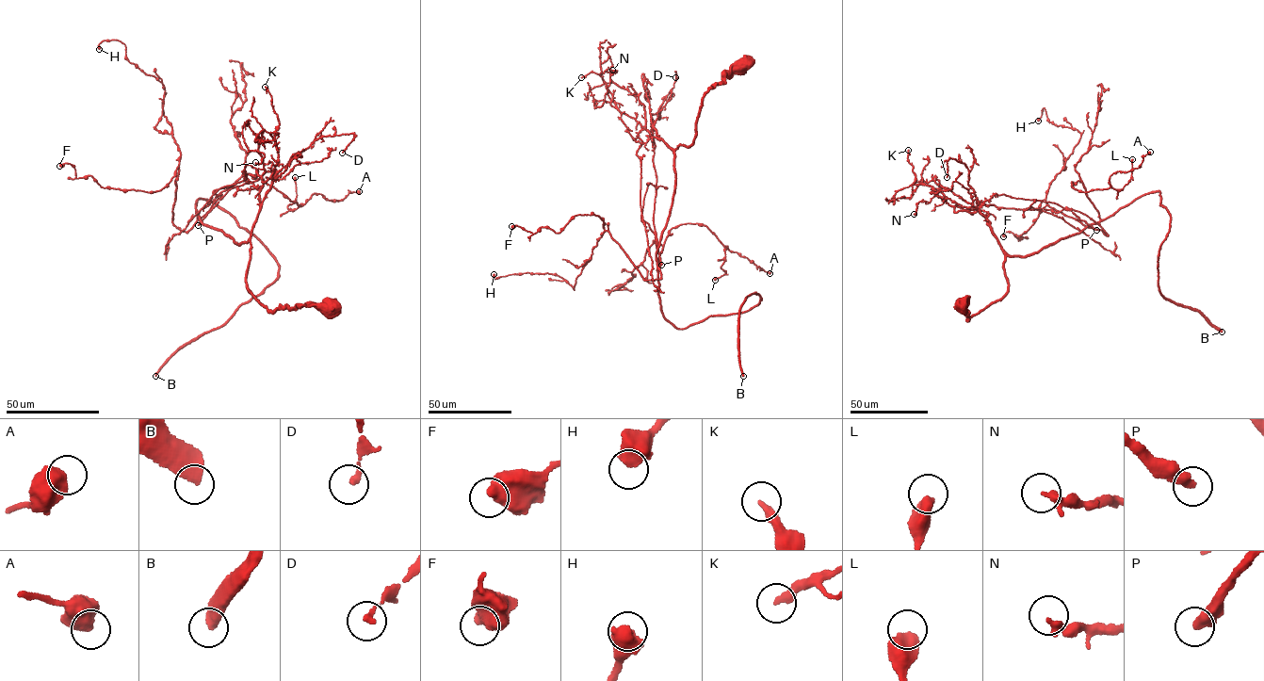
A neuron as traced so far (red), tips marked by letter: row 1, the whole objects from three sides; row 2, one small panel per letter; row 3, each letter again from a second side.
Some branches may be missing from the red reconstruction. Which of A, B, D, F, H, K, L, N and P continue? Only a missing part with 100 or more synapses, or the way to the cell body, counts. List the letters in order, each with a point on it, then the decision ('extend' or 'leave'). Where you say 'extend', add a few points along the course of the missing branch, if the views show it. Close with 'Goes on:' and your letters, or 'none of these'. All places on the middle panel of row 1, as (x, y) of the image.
A: at (769, 273); leave
B: at (743, 376); extend
D: at (675, 77); leave
F: at (511, 226); leave
H: at (494, 274); leave
K: at (581, 77); leave
L: at (715, 280); leave
N: at (612, 70); leave
P: at (661, 265); leave
Goes on: B

